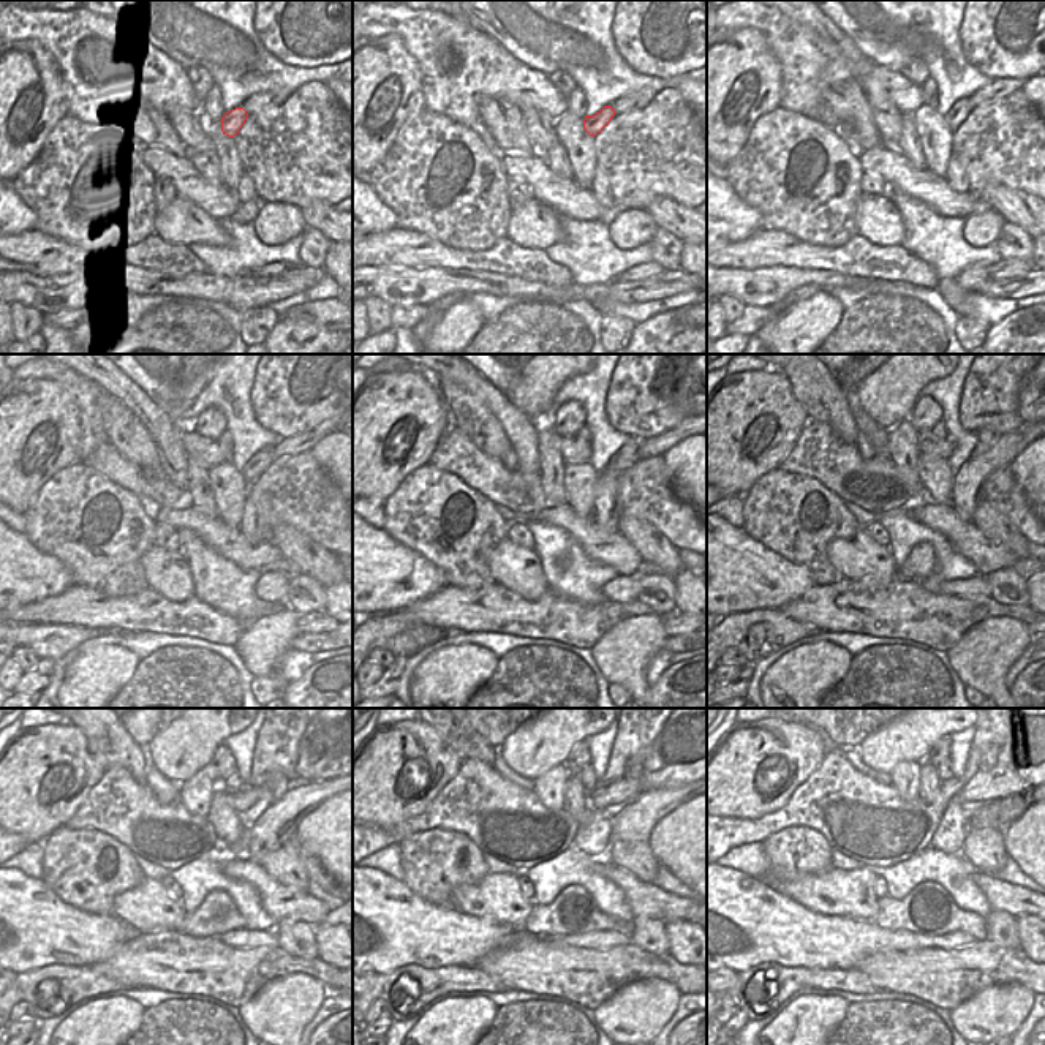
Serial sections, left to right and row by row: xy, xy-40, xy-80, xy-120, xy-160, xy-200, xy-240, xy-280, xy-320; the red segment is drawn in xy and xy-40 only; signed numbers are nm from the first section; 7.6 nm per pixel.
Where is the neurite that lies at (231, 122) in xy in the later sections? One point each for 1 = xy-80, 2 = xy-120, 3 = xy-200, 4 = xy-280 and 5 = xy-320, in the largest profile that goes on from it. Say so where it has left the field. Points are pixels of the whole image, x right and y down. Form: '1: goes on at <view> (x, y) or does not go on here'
1: goes on at xy-80 (960, 111)
2: goes on at xy-120 (256, 465)
3: goes on at xy-200 (984, 437)
4: goes on at xy-280 (634, 767)
5: goes on at xy-320 (988, 753)

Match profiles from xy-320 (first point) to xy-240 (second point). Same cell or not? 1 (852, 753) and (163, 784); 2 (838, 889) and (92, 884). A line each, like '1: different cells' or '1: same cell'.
1: same cell
2: different cells

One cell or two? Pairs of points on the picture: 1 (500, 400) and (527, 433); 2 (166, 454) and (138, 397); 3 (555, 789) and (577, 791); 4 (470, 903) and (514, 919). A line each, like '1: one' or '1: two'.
1: one
2: one
3: two
4: one

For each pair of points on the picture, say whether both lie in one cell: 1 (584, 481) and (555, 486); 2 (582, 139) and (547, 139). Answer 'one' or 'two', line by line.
1: two
2: two

